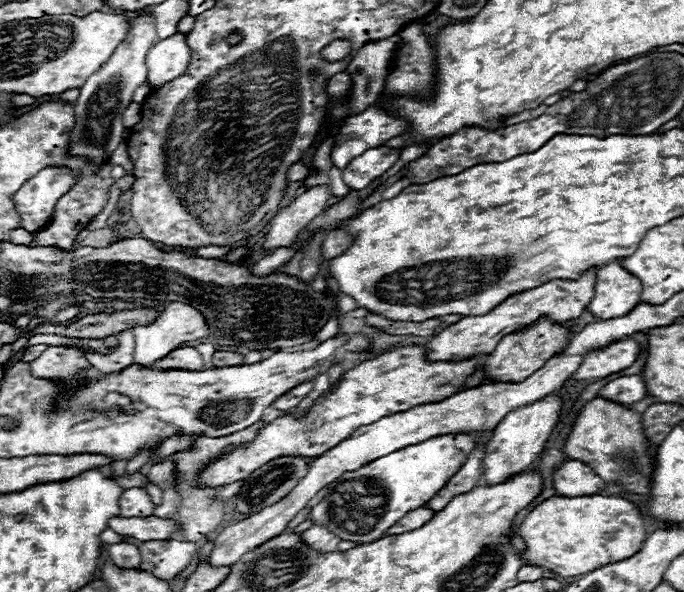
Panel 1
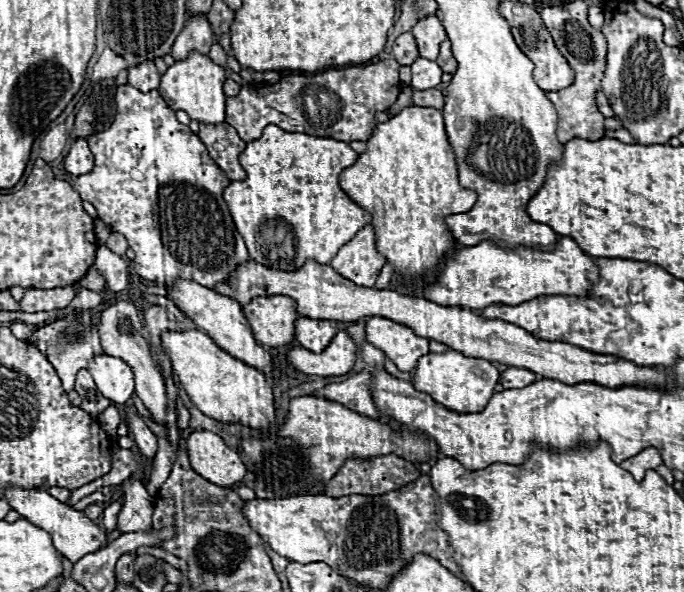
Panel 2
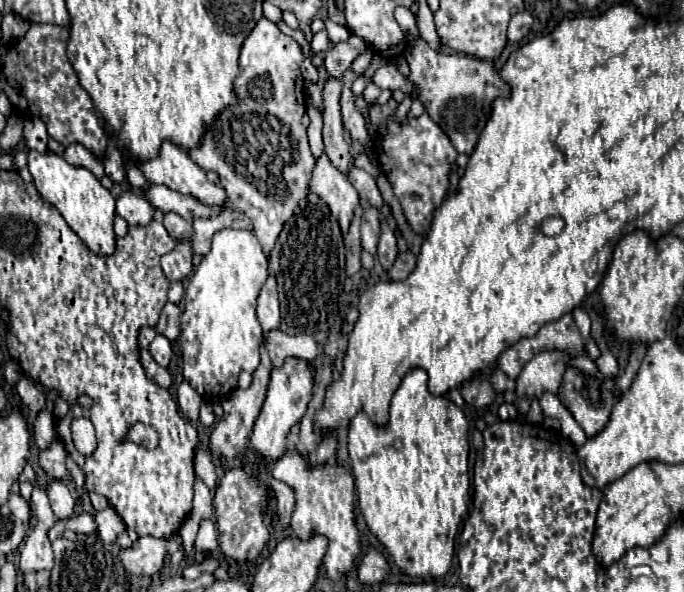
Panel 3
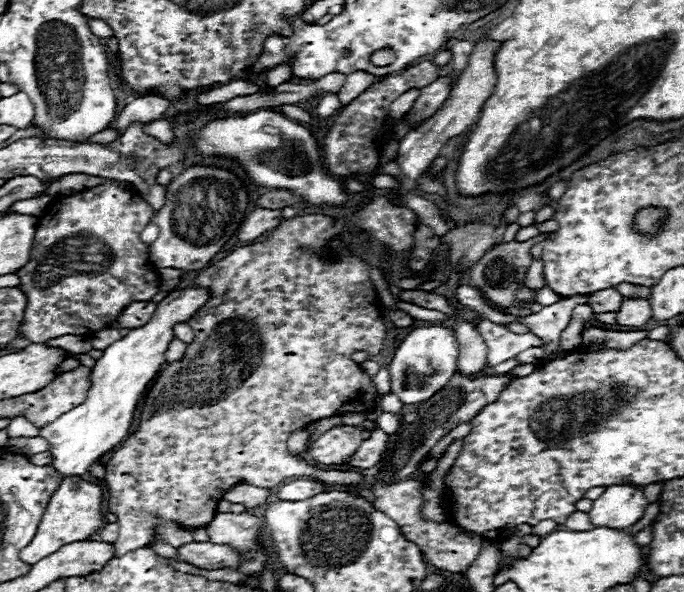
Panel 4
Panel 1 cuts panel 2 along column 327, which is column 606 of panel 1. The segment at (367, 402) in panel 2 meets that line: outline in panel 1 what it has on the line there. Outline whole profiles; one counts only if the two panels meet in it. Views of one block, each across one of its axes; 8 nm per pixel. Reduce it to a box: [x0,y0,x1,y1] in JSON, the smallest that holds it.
[600,376,646,404]

